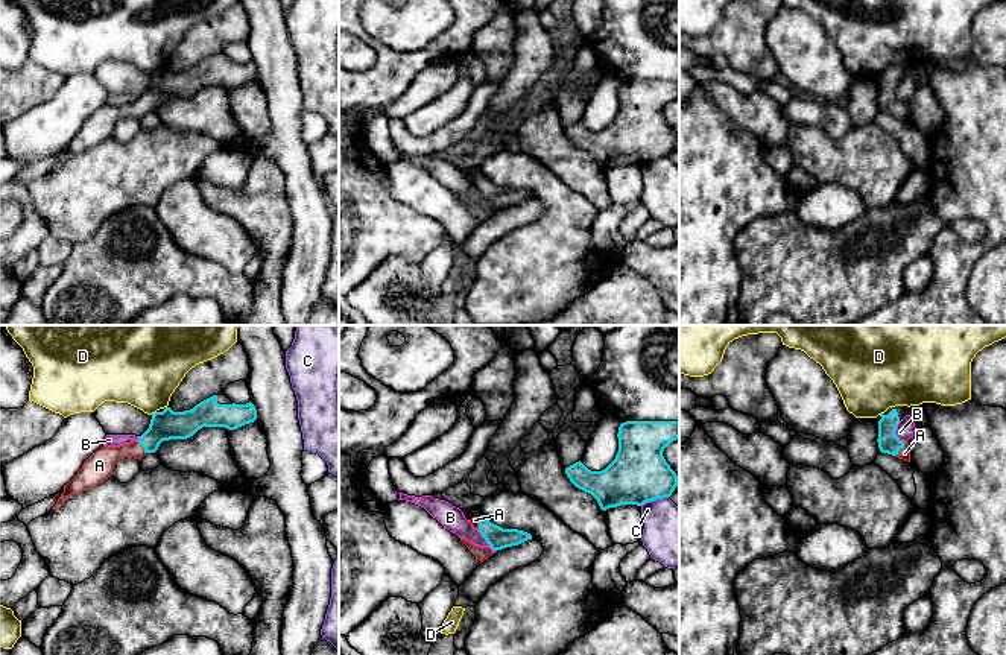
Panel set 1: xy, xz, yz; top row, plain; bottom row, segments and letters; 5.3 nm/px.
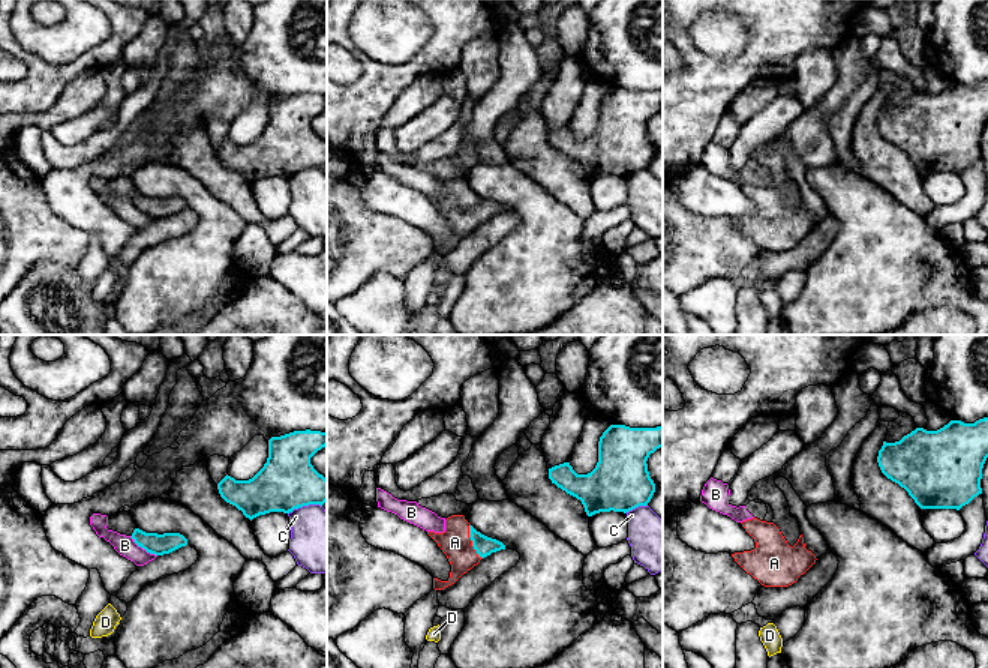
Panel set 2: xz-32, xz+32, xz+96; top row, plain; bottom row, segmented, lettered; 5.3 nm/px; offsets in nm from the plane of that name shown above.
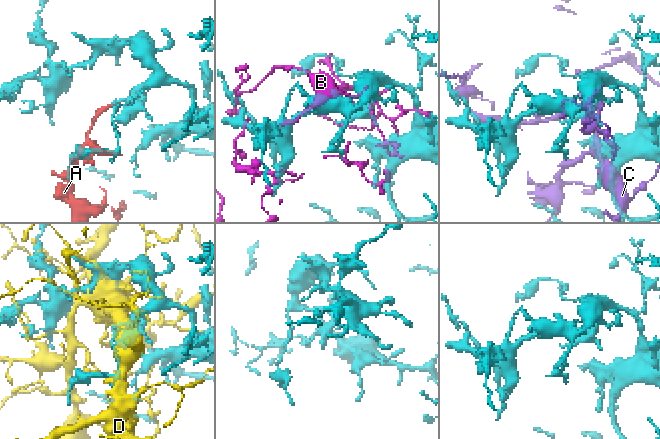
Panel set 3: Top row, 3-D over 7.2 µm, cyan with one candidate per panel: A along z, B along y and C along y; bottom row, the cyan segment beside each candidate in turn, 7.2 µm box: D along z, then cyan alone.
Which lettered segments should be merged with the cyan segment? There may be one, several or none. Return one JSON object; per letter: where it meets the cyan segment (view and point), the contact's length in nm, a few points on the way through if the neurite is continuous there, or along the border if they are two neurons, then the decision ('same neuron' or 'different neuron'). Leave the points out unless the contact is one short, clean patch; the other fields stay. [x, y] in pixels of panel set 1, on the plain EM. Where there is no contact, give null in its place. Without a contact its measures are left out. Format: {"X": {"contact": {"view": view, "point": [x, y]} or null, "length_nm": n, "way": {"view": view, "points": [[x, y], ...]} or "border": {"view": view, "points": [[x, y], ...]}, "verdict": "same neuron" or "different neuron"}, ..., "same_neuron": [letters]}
{"A": {"contact": {"view": "yz", "point": [901, 107]}, "length_nm": 90, "way": {"view": "yz", "points": [[888, 102], [901, 107], [904, 113]]}, "verdict": "same neuron"}, "B": {"contact": {"view": "yz", "point": [894, 93]}, "length_nm": 120, "verdict": "different neuron"}, "C": {"contact": {"view": "xz", "point": [654, 158]}, "length_nm": 160, "verdict": "different neuron"}, "D": {"contact": {"view": "xy", "point": [152, 73]}, "length_nm": 40, "verdict": "different neuron"}, "same_neuron": ["A"]}

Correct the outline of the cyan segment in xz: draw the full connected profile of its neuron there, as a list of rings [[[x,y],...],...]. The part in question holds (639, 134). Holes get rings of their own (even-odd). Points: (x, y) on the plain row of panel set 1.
[[[626,81],[617,97],[618,111],[605,129],[591,131],[579,120],[565,128],[570,141],[591,153],[602,170],[670,157],[678,135],[663,111],[679,97],[679,81]]]

